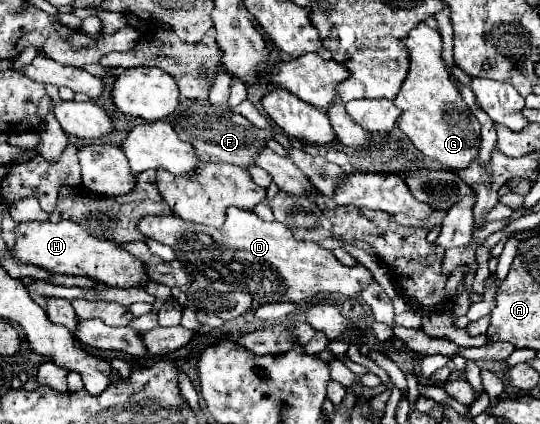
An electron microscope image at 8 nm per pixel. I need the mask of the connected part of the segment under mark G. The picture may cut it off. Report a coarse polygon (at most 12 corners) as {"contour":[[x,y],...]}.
{"contour":[[438,29],[408,35],[394,99],[414,147],[446,169],[478,157],[480,123],[448,77]]}

